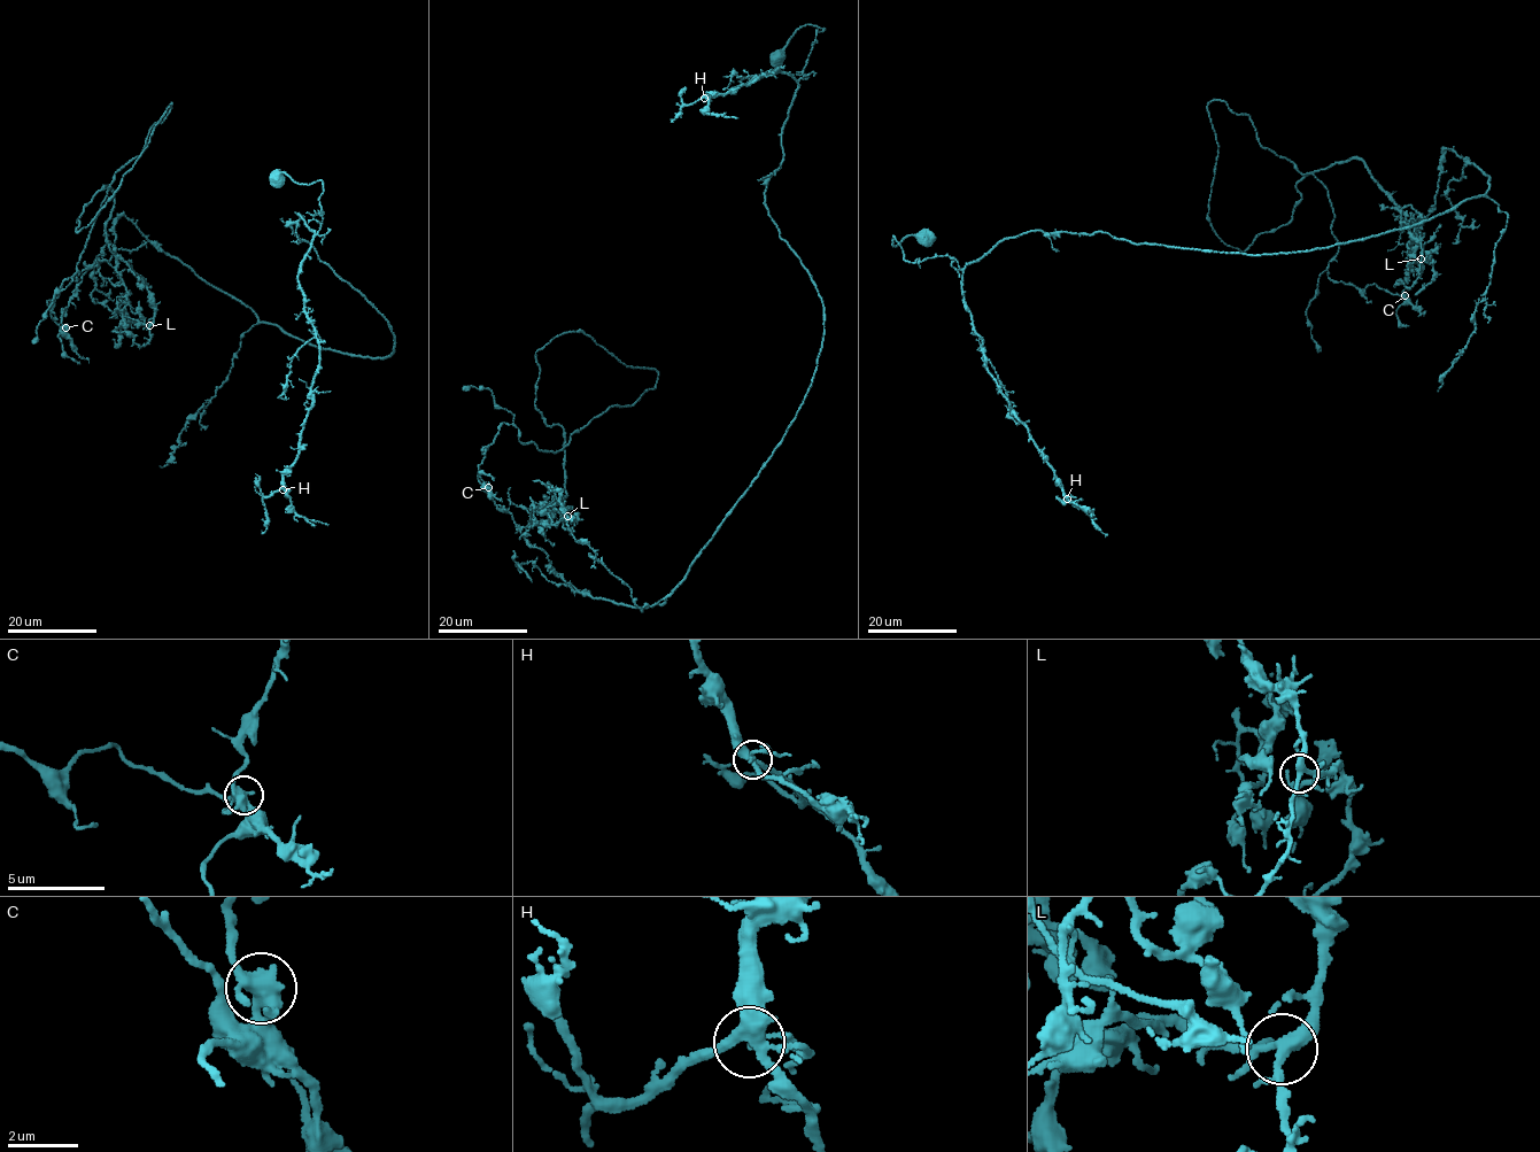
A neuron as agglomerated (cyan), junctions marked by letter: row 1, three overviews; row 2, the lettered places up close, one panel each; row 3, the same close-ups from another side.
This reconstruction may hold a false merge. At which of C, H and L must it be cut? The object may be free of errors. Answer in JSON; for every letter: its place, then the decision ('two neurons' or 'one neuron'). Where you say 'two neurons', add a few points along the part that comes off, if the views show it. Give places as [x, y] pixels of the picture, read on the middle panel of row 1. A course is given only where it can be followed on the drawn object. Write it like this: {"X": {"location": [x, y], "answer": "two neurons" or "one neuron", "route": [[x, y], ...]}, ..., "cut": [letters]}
{"C": {"location": [488, 487], "answer": "two neurons", "route": [[488, 487], [498, 425], [555, 451], [655, 370], [583, 332], [535, 353], [546, 510], [574, 519], [532, 480]]}, "H": {"location": [704, 98], "answer": "one neuron"}, "L": {"location": [567, 516], "answer": "one neuron"}, "cut": ["C"]}

